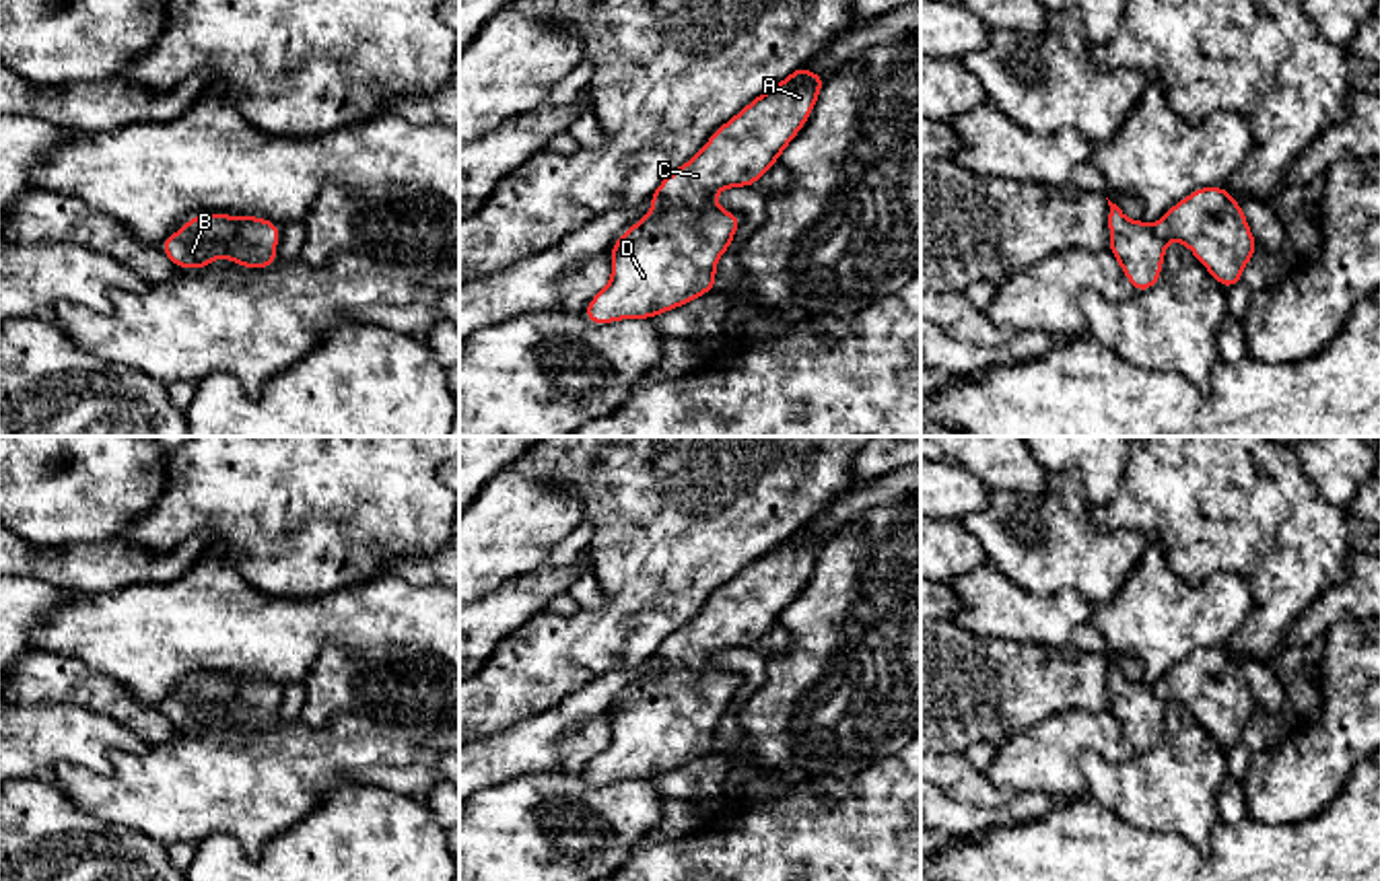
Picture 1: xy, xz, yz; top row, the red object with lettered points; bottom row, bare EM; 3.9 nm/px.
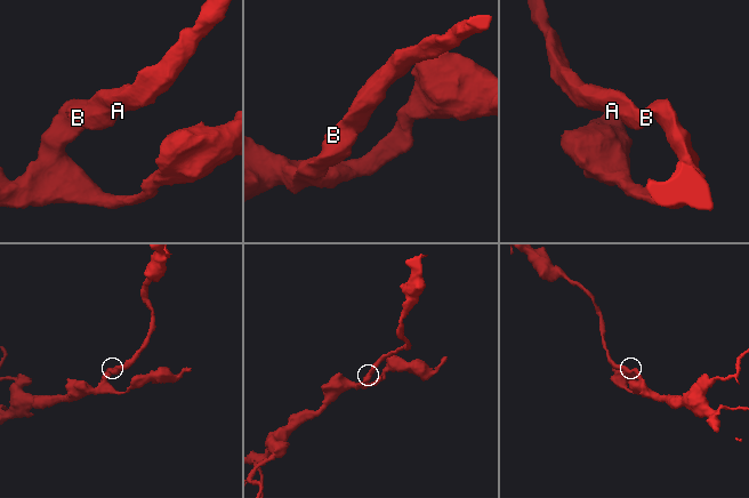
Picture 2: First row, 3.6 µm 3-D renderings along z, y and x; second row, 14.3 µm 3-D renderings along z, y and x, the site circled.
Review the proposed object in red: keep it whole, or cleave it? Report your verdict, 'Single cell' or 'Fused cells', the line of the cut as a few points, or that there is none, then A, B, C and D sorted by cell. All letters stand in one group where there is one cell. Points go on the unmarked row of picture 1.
Single cell. No split. Groups: A B C D

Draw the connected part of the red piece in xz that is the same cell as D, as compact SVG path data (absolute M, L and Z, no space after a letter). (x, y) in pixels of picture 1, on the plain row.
M803 523L657 646L651 673L616 700L610 745L587 764L587 782L653 780L717 751L715 729L741 677L725 673L713 657L752 648L770 632L805 587L826 541Z

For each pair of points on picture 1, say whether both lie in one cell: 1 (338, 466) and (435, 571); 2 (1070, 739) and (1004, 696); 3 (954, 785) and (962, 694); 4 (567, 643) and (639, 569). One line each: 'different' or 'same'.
1: different
2: different
3: different
4: same

